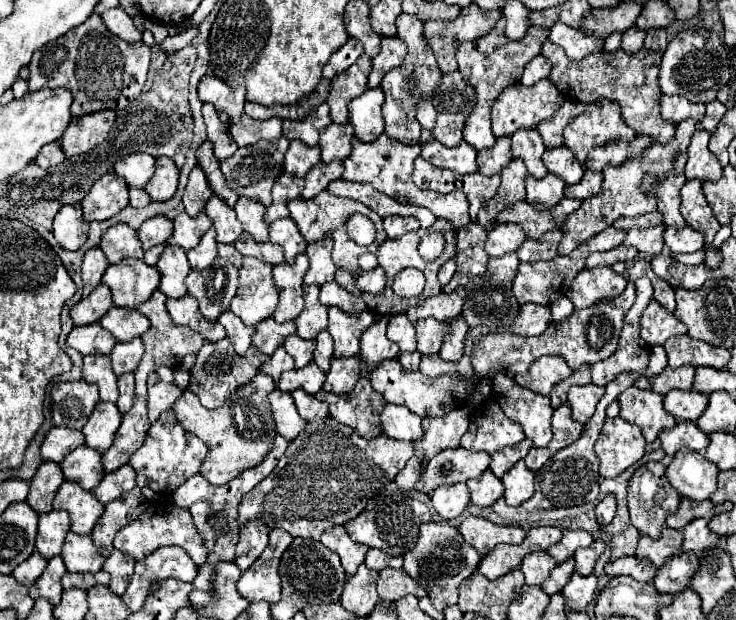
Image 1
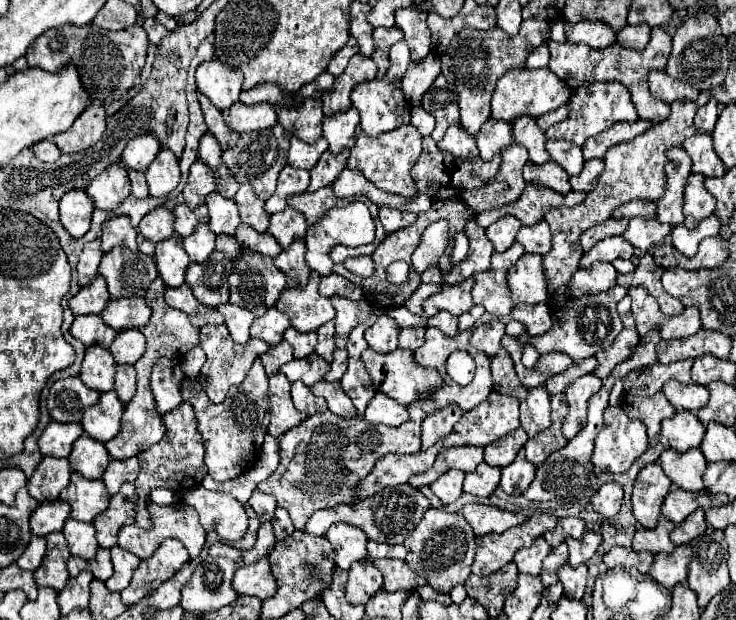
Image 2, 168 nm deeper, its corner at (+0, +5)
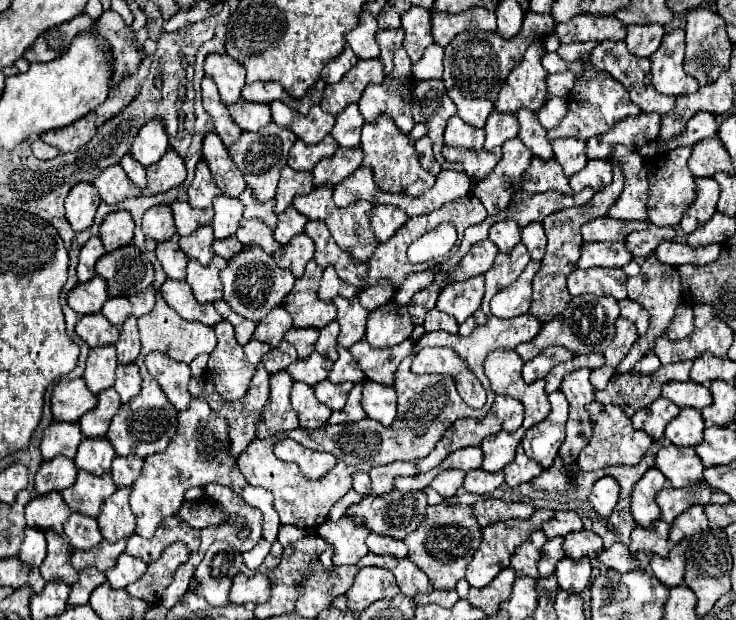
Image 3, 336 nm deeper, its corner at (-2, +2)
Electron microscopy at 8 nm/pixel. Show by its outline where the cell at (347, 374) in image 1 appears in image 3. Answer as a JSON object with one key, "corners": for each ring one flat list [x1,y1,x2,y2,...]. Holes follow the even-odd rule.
{"corners":[[338,347,338,359,334,361,334,367,332,367,328,379,332,383,344,383,344,381,356,383,356,381,362,381,364,377,366,375,362,373,360,365,354,361,354,357,350,355,350,351,344,349,344,347]]}

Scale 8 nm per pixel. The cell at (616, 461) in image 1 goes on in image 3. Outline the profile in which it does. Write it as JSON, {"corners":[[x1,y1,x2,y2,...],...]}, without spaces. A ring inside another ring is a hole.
{"corners":[[592,401,588,405,588,411,592,417,594,433,592,433,590,443,580,451,576,467,580,471,598,471,598,469,606,469,610,465,636,465,636,463,640,463,640,459,644,457,644,453,652,445,652,437,644,431,634,429,632,421,628,417,624,417,624,411,620,411,620,407]]}

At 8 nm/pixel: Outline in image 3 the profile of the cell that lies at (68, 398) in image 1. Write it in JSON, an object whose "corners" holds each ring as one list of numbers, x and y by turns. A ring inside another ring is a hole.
{"corners":[[62,379,52,393,54,421,80,421,80,417,98,407,98,397,88,391,84,379]]}

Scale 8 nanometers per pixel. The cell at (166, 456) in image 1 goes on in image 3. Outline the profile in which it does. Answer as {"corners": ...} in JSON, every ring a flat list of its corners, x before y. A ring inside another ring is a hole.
{"corners":[[192,399,190,407,186,411,178,413,178,431,172,437,170,445,166,451,148,455,144,459,144,469,142,475,134,481,132,485,132,495,130,495,130,507,136,517,136,533,140,537,152,539,156,533,156,527,166,519,178,513,184,493,190,487,204,487,208,483,220,483,230,487,236,495,240,495,248,505,260,509,264,513,264,539,270,543,278,535,278,525,280,519,276,515,276,509,272,505,272,493,262,489,262,487,252,487,244,481,240,475,236,461,228,455,228,431,226,431,226,421,214,415,214,411,208,407,204,399]]}

